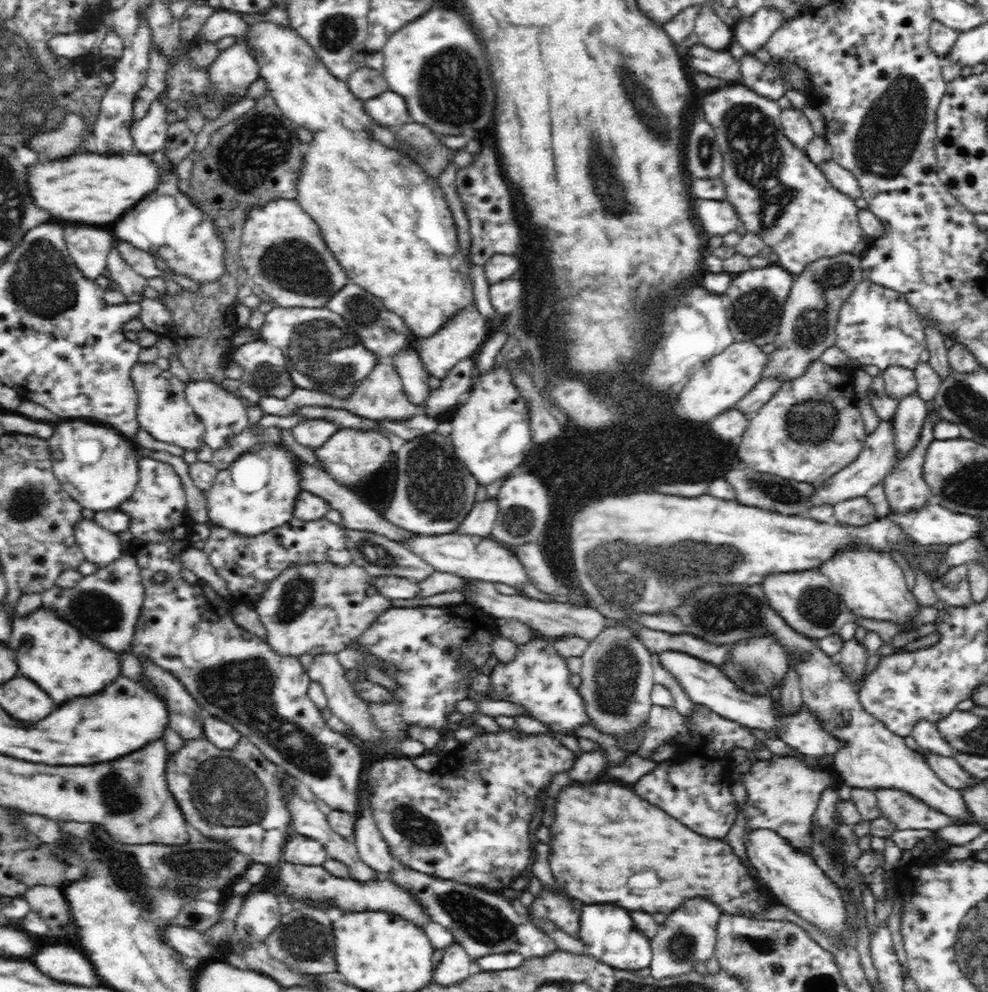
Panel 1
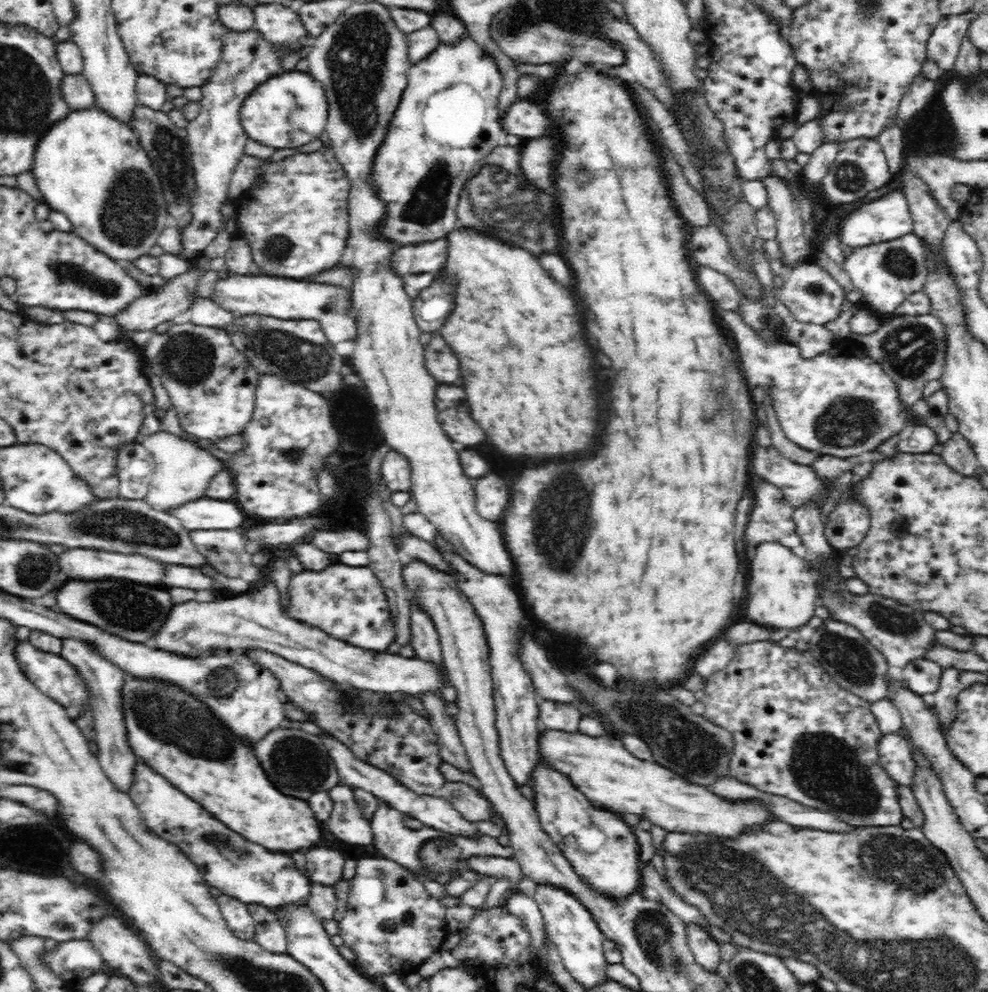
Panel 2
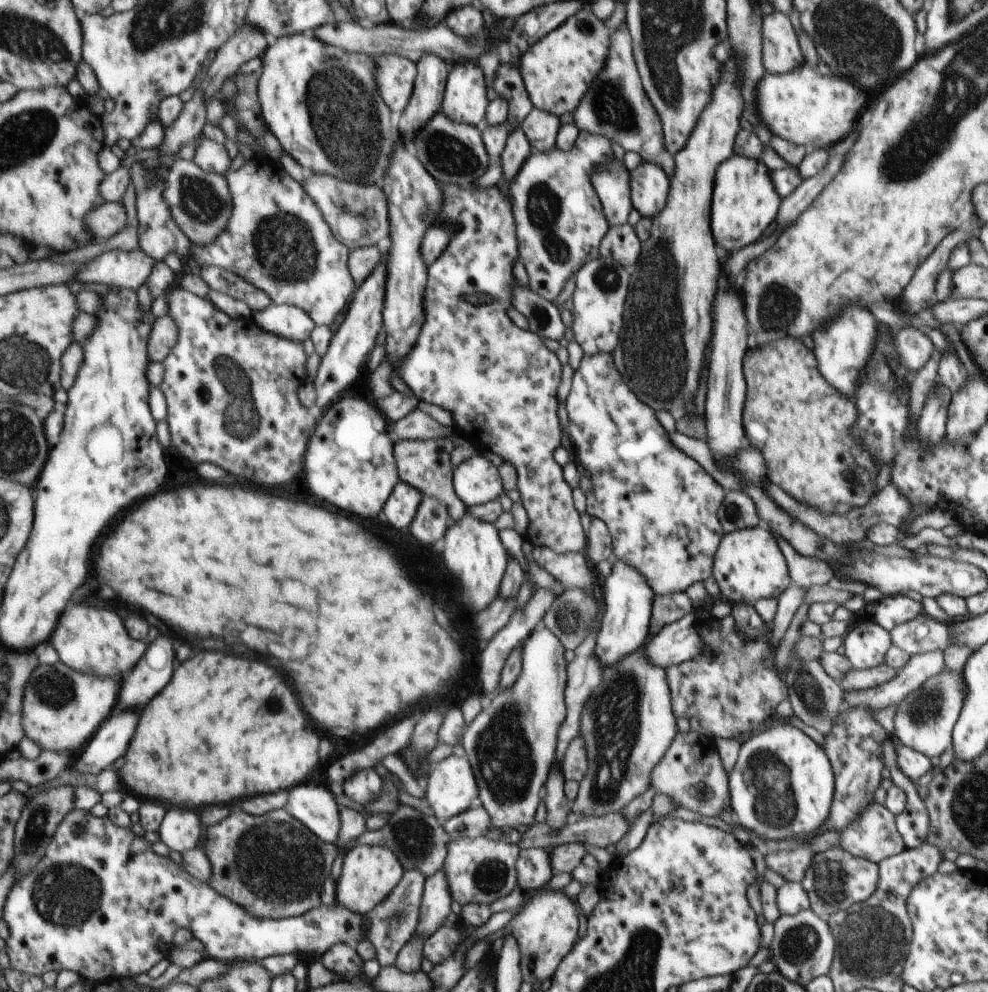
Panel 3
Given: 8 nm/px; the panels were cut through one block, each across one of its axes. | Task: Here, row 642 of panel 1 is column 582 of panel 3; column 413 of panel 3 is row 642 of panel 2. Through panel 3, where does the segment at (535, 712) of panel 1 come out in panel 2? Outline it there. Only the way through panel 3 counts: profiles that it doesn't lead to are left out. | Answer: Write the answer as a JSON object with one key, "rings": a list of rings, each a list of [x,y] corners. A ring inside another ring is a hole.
{"rings":[[[337,562],[327,568],[322,568],[320,571],[303,571],[293,576],[288,588],[290,590],[288,592],[289,604],[282,606],[291,617],[309,625],[317,625],[317,628],[329,633],[332,637],[336,637],[337,640],[348,641],[350,644],[358,645],[366,650],[386,652],[388,646],[396,642],[393,620],[391,620],[383,588],[370,568],[361,565],[344,565]]]}

